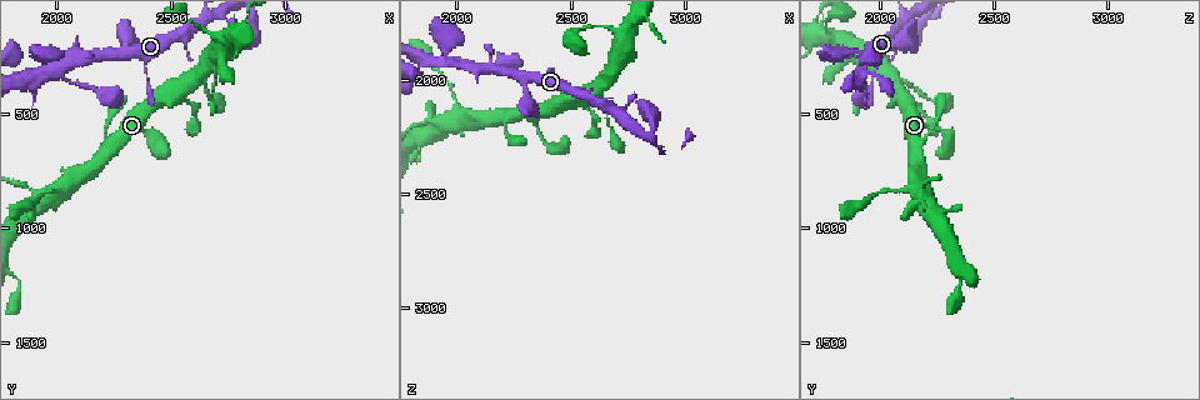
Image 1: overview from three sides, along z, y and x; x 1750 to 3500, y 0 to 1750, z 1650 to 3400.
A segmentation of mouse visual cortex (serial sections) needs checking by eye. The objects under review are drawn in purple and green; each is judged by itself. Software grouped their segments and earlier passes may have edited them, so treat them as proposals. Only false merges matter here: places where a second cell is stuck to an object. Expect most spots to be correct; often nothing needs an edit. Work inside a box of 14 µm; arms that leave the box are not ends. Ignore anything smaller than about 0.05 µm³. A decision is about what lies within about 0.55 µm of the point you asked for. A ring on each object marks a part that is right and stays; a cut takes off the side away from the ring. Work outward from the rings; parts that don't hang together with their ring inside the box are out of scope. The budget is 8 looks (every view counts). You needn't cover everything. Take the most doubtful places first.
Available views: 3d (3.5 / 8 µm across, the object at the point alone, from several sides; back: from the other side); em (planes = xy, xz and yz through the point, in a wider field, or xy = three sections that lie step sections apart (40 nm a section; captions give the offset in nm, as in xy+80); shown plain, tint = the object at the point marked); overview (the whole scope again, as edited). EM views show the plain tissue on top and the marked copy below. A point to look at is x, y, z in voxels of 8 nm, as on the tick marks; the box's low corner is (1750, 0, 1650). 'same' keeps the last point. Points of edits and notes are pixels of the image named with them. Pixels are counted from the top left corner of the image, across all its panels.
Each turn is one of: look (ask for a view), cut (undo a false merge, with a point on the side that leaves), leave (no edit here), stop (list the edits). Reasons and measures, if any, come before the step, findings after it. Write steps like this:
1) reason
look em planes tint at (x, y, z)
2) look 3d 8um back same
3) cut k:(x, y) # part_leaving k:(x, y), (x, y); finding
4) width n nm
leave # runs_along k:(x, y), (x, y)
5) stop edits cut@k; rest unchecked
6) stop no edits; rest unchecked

abrupt turn
look 3d 8um back at (2620, 330, 2070)

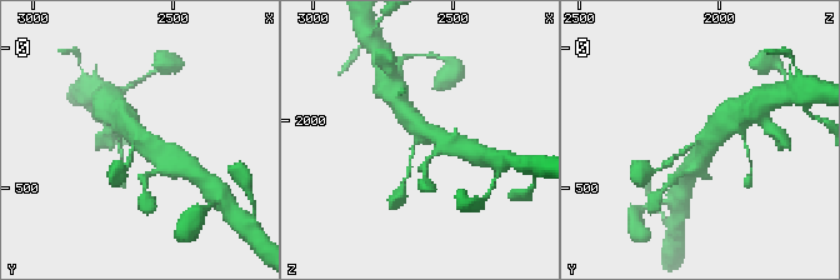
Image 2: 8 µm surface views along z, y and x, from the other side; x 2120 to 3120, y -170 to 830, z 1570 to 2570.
look 3d 3.5um back at (2630, 330, 2070)

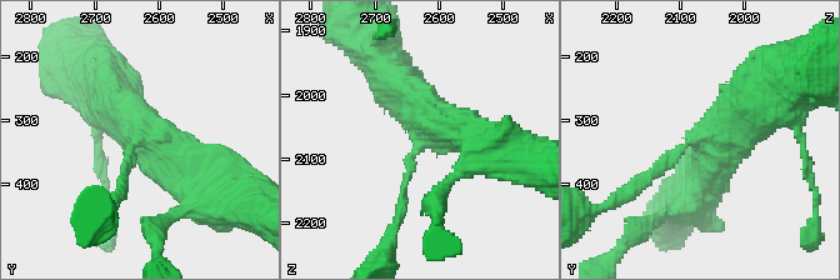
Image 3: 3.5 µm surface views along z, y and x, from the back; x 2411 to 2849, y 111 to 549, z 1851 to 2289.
shape alone is not enough
look em xy step 3 tint at (2620, 325, 2065)

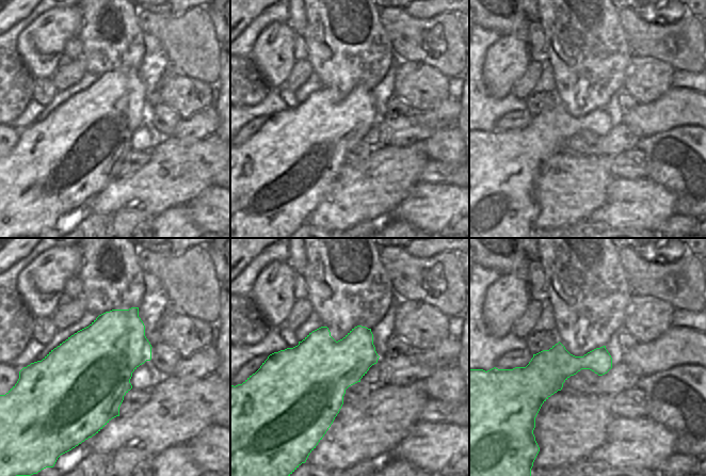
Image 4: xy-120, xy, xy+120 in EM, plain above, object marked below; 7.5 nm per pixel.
arms 3
leave # runs_along 3:(216, 199), (151, 141), (109, 91); all the same cell

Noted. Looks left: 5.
calibre changes
look 3d 3.5um at (2230, 620, 2190)

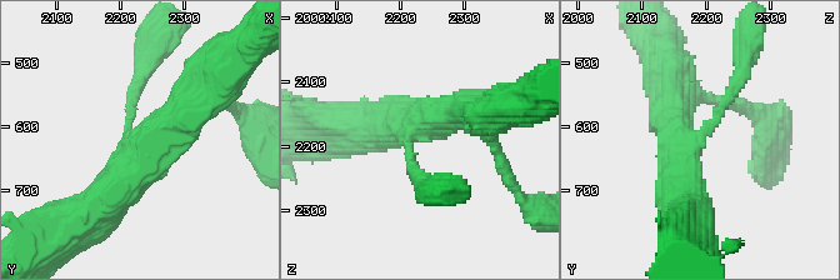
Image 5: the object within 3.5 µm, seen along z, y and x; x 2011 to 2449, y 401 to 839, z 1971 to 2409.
need the tissue
look em xy step 2 tint at (2220, 625, 2175)

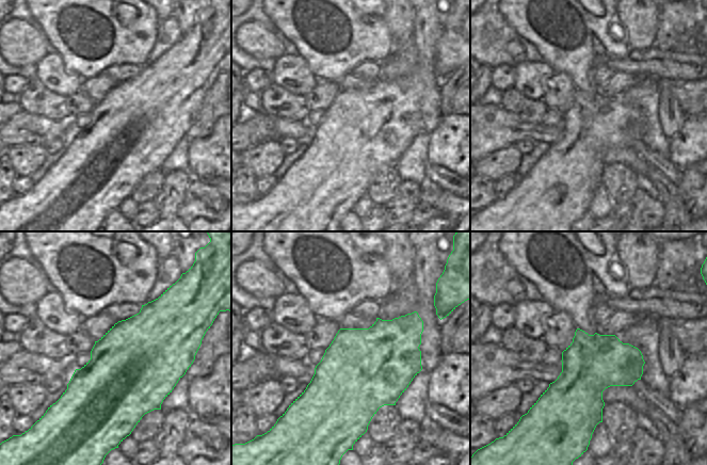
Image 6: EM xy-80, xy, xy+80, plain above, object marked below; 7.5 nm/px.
leave # runs_along 5:(203, 94), (138, 168), (88, 213); all the same cell

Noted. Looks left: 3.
thin arm on a thick one
look 3d 3.5um at (2000, 830, 2150)

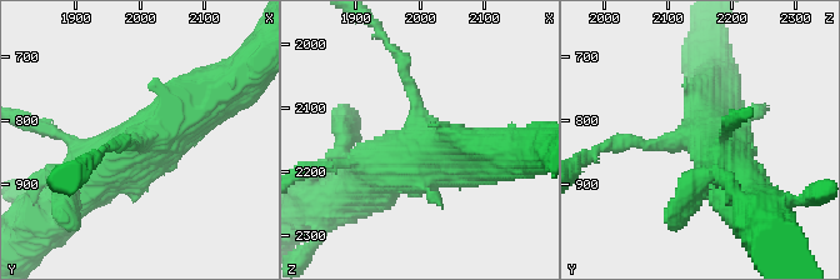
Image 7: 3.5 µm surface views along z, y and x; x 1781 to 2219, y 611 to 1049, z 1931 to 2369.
look em planes tint at (2005, 830, 2140)

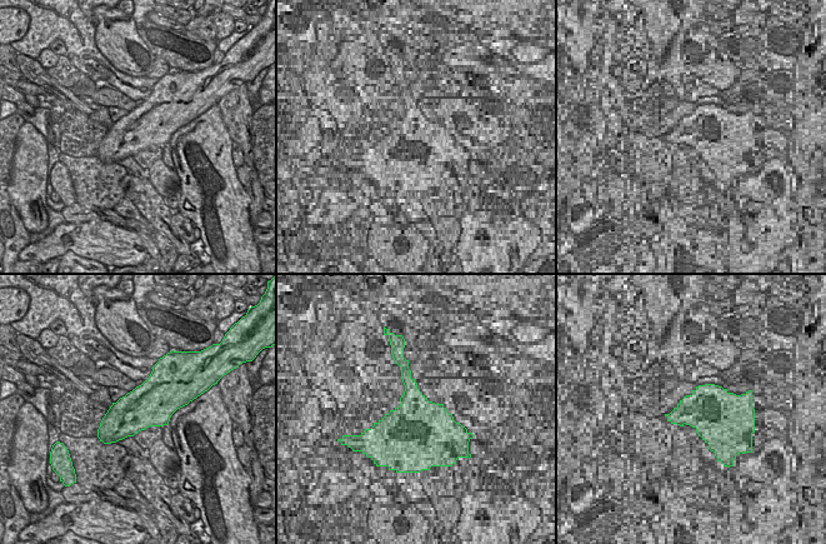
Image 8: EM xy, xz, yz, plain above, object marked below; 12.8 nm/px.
leave # runs_along 7:(228, 86), (93, 179); continuous, no second cell

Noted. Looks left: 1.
stop no edits; rest unchecked

